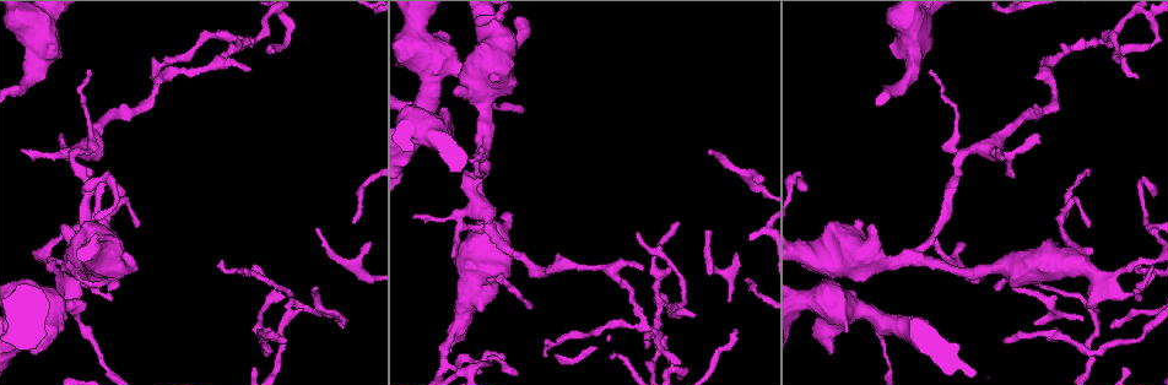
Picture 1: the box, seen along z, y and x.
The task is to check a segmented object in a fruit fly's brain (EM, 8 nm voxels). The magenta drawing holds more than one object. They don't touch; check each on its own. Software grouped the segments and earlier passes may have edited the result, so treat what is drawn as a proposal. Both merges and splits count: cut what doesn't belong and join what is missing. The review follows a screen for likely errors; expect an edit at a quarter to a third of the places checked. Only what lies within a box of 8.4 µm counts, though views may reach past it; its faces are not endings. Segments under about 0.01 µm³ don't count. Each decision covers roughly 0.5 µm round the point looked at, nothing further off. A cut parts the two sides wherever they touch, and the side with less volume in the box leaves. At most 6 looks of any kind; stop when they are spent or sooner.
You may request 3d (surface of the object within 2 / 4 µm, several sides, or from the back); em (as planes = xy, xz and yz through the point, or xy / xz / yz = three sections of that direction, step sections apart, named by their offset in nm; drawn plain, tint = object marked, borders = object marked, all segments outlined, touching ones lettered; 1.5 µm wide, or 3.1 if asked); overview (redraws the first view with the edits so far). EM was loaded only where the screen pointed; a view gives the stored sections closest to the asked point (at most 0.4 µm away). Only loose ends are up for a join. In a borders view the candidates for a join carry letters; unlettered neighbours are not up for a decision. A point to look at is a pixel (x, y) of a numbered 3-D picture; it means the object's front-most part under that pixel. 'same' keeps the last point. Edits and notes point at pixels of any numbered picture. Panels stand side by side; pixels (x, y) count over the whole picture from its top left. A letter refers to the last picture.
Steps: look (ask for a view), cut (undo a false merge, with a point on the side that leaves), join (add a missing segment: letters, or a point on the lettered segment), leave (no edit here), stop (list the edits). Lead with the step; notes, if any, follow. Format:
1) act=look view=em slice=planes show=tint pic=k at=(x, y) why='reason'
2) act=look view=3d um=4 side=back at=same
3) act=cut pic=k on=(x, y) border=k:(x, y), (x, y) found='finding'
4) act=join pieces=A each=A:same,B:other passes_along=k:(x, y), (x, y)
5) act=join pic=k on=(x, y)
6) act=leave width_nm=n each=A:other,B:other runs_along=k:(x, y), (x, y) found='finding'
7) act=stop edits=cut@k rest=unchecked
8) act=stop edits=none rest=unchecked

act=look view=em slice=planes show=tint pic=1 at=(657, 300) why='sharp bend'

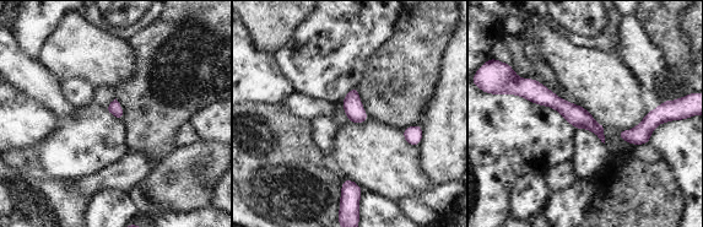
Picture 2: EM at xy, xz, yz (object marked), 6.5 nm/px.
act=look view=em slice=planes show=borders at=same why='see the neighbours'

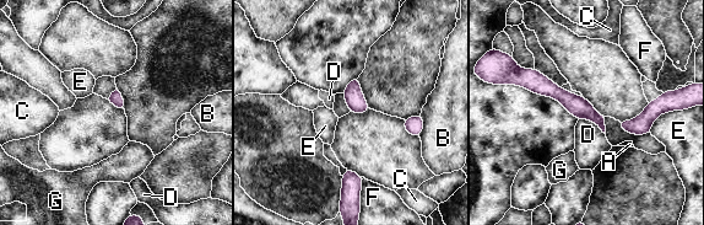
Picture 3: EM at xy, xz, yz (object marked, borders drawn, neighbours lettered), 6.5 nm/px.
act=leave width_nm=90 each=A:other,B:other,C:other,D:other,E:other,F:other,G:other found='continuous, no second neuron'

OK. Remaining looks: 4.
act=look view=em slice=yz step=8 show=tint pic=1 at=(547, 356)

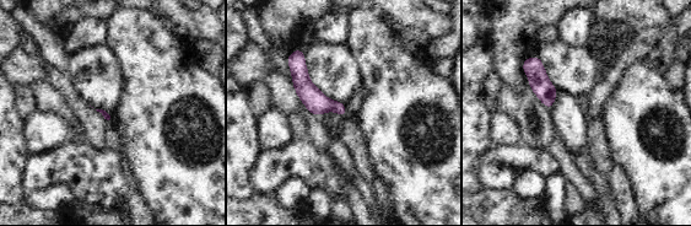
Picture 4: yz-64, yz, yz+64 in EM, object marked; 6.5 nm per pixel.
act=look view=em slice=planes show=borders at=same

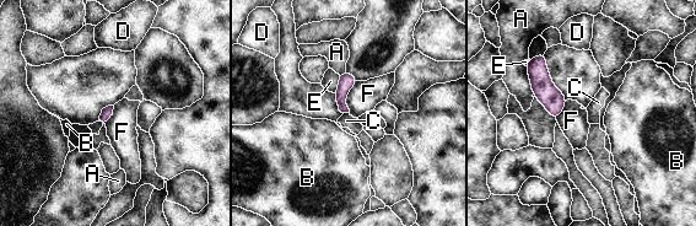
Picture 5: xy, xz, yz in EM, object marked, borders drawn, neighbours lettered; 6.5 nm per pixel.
act=leave width_nm=70 each=A:other,B:other,C:other,D:other,E:other,F:other found='none of them fits'

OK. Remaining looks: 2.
act=look view=em slice=xz step=4 show=borders pic=1 at=(217, 61) why='arms part here'

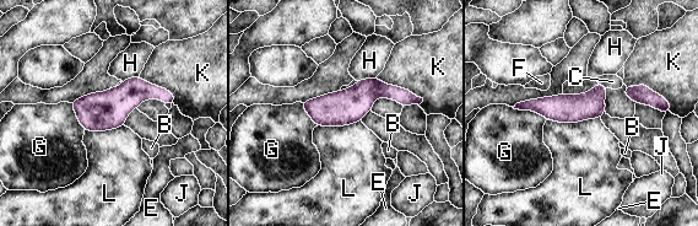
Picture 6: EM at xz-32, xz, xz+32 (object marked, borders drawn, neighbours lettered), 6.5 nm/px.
act=look view=em slice=planes show=borders at=same why='another direction'

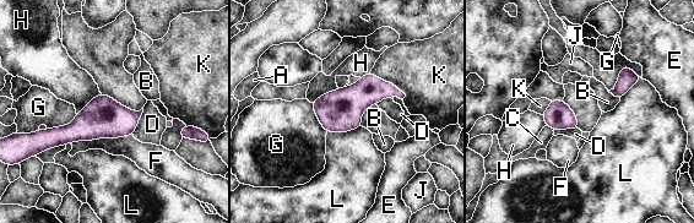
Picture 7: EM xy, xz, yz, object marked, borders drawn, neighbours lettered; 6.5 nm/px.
act=leave longest_contact=F:420nm each=A:other,B:other,C:other,D:other,E:other,F:other,G:other,H:other,J:other,K:other,L:other found='continuous, no second neuron'

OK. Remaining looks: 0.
act=stop edits=none rest=unchecked

